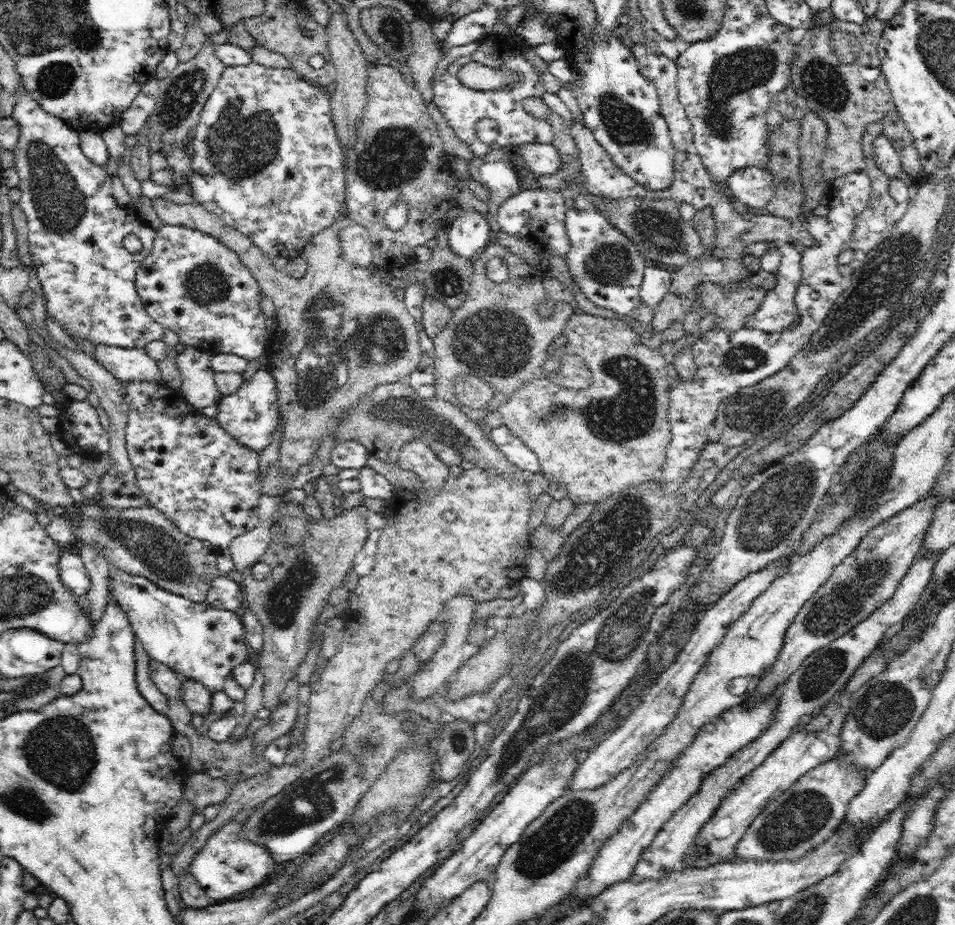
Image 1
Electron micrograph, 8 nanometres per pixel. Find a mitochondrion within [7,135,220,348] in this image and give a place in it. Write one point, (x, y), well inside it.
(59, 202)

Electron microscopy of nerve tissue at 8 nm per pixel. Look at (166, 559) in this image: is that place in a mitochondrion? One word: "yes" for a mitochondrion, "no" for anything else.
yes

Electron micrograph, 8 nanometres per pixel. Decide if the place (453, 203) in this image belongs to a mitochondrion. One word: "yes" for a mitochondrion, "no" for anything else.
no

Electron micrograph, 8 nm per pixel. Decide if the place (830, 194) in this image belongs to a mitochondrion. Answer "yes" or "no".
no

